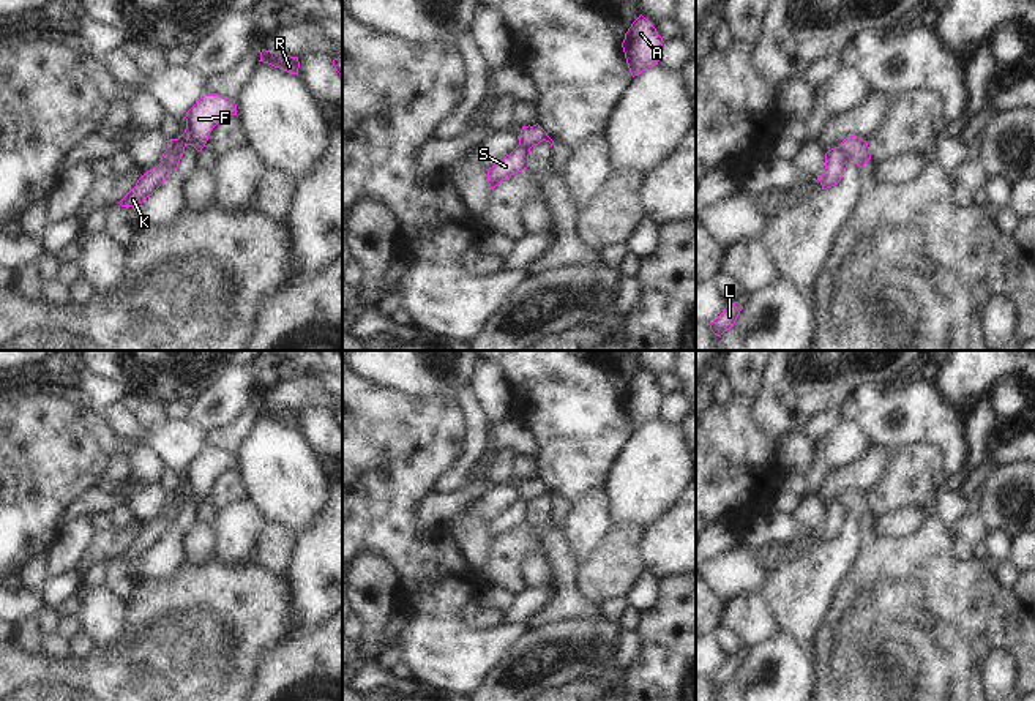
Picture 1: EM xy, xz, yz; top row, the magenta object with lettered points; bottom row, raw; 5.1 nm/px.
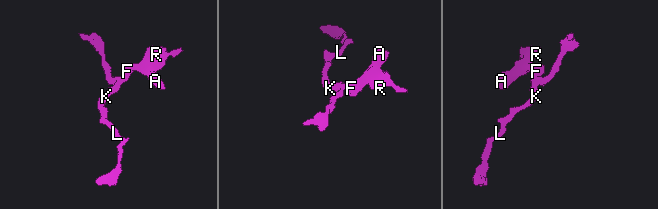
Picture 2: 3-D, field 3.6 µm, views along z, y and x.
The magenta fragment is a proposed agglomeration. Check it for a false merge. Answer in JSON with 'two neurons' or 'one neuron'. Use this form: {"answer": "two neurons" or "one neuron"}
{"answer": "two neurons"}

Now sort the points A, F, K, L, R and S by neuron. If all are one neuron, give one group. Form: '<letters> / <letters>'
A F K L R / S

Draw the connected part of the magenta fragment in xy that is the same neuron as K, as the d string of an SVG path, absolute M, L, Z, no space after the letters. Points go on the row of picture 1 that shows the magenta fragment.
M205 95L200 98L186 112L185 133L177 139L172 148L163 153L161 163L147 171L118 204L121 207L142 204L164 183L167 175L178 167L185 147L192 145L197 152L200 152L205 147L211 129L229 115L237 115L235 99L219 95Z

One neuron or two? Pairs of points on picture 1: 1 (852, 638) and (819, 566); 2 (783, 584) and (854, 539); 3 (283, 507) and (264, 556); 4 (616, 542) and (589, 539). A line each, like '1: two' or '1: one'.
1: two
2: one
3: two
4: two

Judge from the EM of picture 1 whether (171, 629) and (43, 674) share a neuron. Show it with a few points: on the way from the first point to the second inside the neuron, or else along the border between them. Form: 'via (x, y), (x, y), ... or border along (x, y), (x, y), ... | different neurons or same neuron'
via (139, 660), (125, 674), (74, 674) | same neuron

